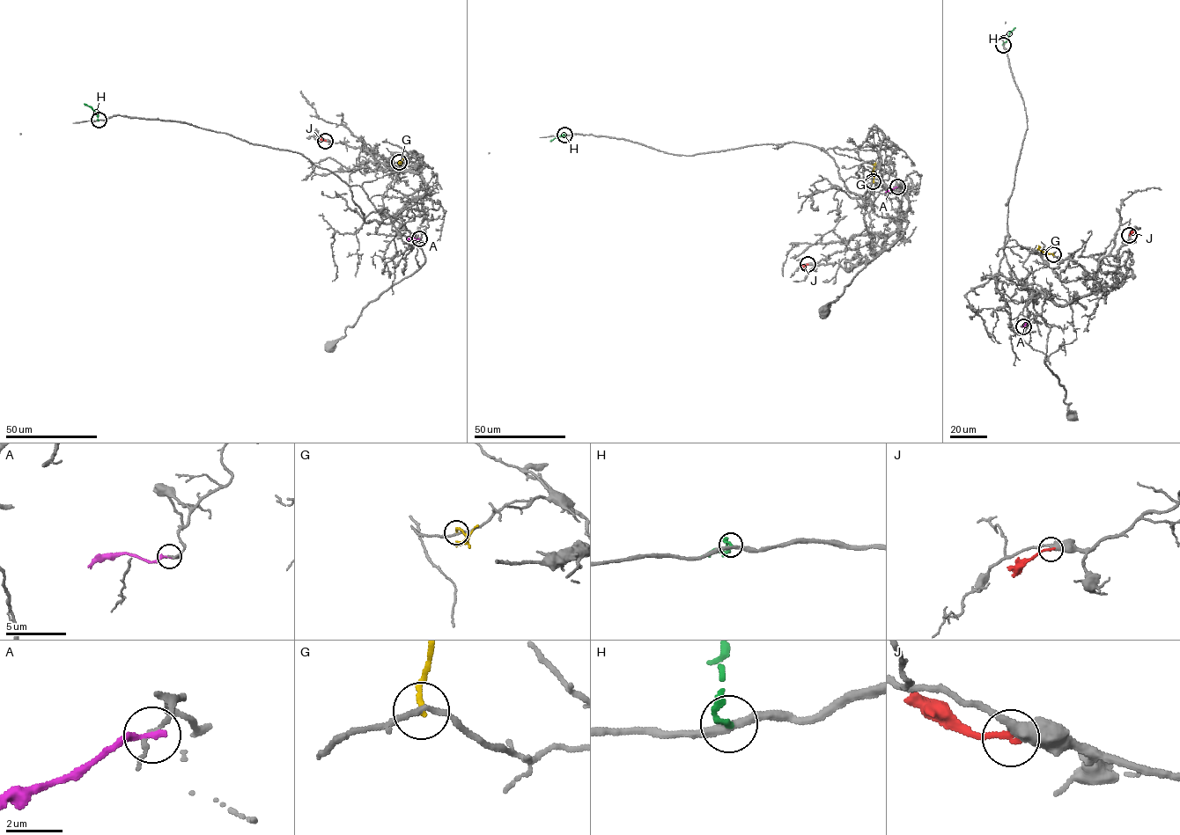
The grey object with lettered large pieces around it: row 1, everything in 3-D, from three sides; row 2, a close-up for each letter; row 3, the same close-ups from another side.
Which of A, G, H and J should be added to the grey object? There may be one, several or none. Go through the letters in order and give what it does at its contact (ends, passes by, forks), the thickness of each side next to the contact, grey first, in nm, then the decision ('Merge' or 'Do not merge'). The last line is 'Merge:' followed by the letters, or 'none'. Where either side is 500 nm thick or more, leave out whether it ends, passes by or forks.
A: It ends there. Thickness 110 nm (grey) against 240 nm. Do not merge
G: It ends there. Thickness 180 nm (grey) against 180 nm. Do not merge
H: It ends there. Thickness 280 nm (grey) against 190 nm. Do not merge
J: It ends there. Thickness 440 nm (grey) against 220 nm. Do not merge
Merge: none

